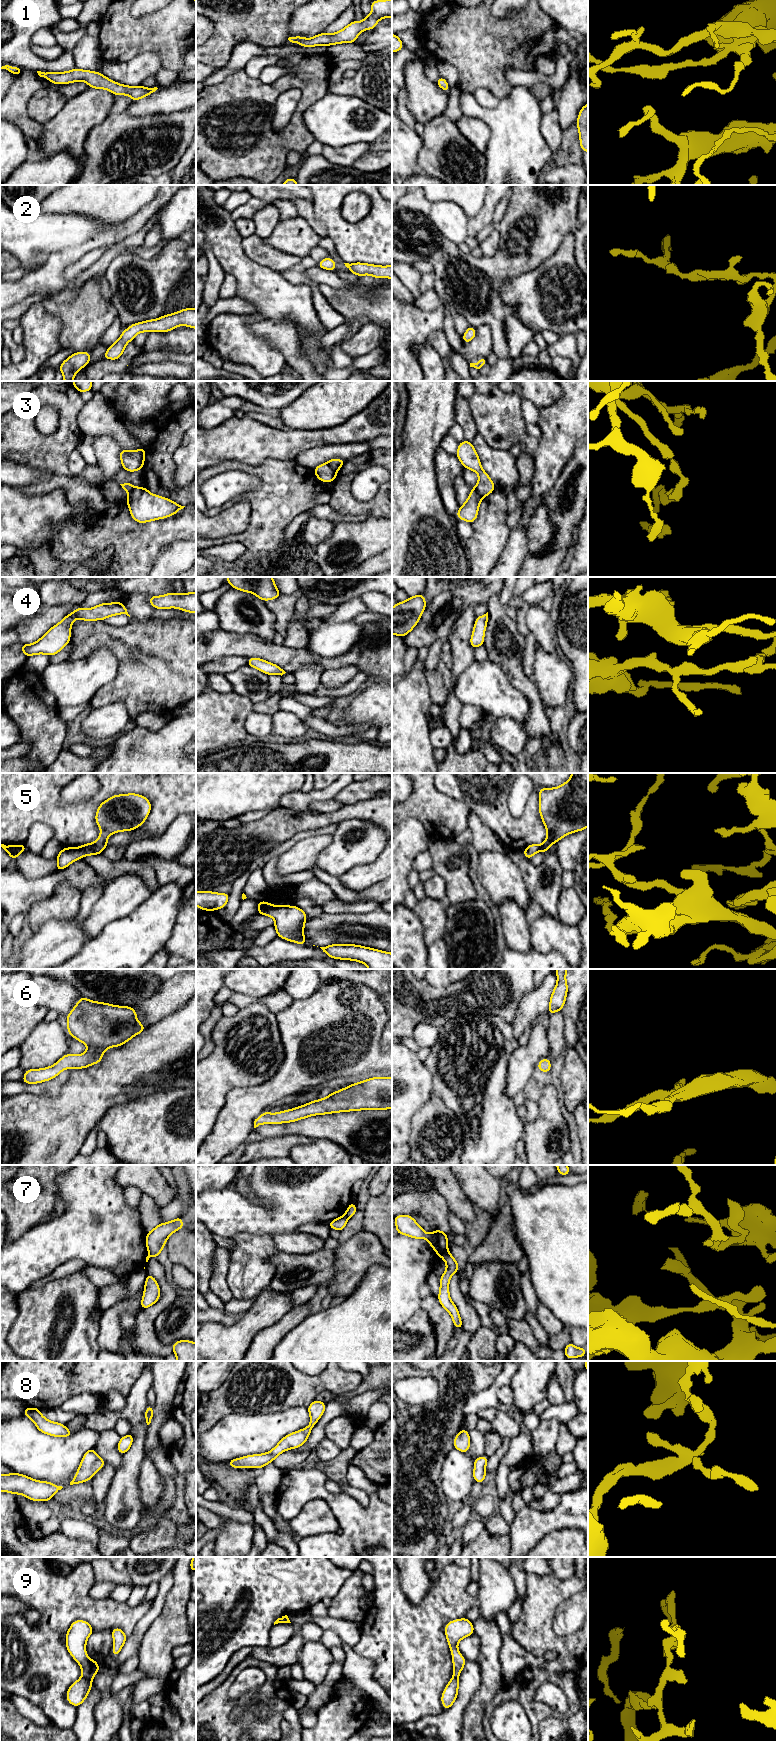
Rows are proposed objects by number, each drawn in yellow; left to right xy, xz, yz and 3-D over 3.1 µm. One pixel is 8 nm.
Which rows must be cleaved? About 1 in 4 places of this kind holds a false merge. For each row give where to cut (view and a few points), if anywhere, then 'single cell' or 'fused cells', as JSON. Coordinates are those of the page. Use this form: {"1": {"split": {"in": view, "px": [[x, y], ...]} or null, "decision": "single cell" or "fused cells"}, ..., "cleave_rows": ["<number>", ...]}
{"1": {"split": null, "decision": "single cell"}, "2": {"split": null, "decision": "single cell"}, "3": {"split": {"in": "xz", "px": [[327, 462], [336, 472]]}, "decision": "fused cells"}, "4": {"split": null, "decision": "single cell"}, "5": {"split": null, "decision": "single cell"}, "6": {"split": null, "decision": "single cell"}, "7": {"split": {"in": "yz", "px": [[447, 1249], [441, 1256]]}, "decision": "fused cells"}, "8": {"split": null, "decision": "single cell"}, "9": {"split": {"in": "xy", "px": [[82, 1676], [90, 1680]]}, "decision": "fused cells"}, "cleave_rows": ["3", "7", "9"]}

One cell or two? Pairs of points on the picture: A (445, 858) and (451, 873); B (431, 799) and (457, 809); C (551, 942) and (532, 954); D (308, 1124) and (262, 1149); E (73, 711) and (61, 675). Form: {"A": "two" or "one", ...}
{"A": "one", "B": "one", "C": "two", "D": "two", "E": "two"}

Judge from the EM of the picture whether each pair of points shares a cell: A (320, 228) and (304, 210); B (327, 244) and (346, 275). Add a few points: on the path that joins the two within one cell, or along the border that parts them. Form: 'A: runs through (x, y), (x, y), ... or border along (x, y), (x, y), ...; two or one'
A: runs through (316, 224), (308, 214); one
B: runs through (333, 252), (340, 267); one

